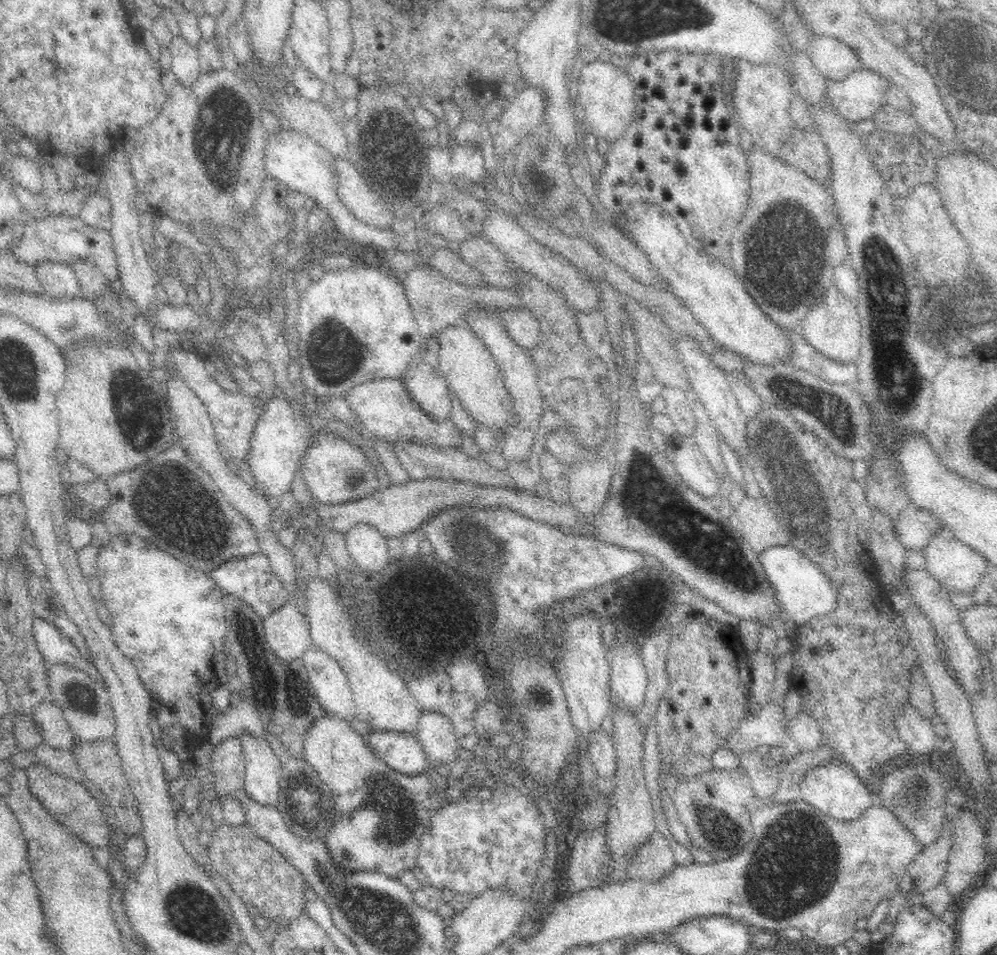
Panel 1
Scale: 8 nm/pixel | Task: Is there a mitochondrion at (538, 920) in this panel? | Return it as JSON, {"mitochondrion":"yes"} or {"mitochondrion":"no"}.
{"mitochondrion":"no"}

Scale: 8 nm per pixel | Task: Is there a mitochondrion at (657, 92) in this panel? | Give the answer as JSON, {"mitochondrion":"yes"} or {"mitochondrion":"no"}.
{"mitochondrion":"no"}

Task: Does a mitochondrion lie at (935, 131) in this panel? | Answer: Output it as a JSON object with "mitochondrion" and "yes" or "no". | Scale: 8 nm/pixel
{"mitochondrion":"no"}

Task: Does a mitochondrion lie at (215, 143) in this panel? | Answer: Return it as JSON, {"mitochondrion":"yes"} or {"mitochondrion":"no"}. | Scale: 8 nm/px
{"mitochondrion":"yes"}

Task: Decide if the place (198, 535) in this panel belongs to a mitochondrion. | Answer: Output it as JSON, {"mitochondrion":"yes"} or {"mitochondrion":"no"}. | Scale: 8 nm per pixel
{"mitochondrion":"yes"}

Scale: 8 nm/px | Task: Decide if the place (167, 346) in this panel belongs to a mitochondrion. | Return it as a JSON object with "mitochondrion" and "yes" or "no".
{"mitochondrion":"no"}

